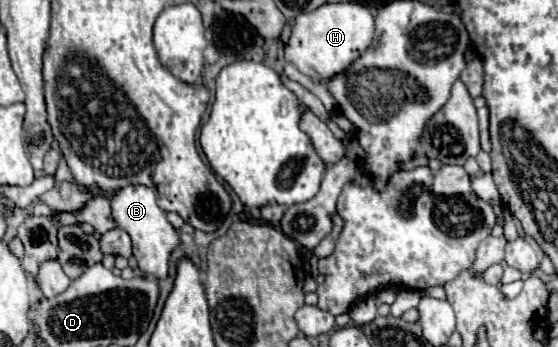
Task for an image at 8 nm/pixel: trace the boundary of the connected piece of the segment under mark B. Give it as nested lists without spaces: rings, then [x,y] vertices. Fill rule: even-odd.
[[[125,186],[111,196],[111,214],[115,224],[125,230],[133,240],[133,256],[139,262],[141,272],[153,274],[155,278],[165,278],[169,270],[169,254],[179,244],[177,230],[167,222],[165,212],[157,206],[155,192],[147,186]]]

